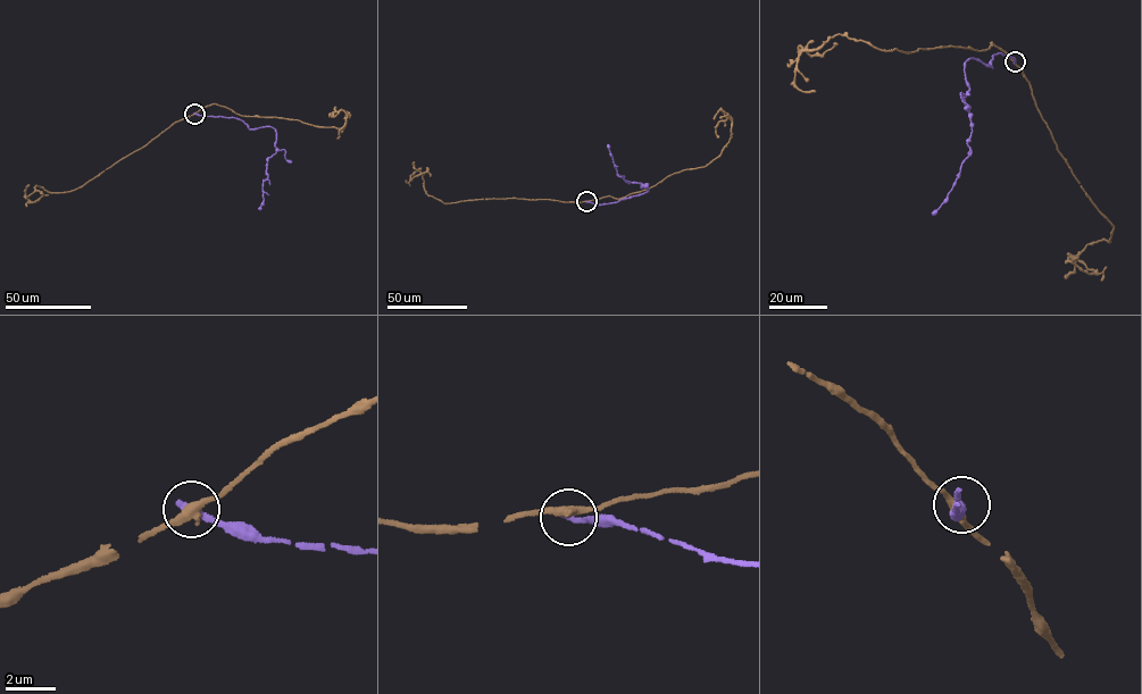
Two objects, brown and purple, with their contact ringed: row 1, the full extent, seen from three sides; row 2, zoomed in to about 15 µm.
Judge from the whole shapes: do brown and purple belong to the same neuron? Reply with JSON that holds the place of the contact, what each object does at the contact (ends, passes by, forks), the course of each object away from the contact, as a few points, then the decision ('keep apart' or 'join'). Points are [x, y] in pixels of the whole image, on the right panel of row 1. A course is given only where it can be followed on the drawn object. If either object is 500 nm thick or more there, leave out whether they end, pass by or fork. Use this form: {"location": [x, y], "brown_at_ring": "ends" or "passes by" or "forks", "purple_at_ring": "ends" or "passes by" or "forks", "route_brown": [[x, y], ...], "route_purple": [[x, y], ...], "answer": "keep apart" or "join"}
{"location": [1015, 61], "brown_at_ring": "passes by", "purple_at_ring": "ends", "route_brown": [[1015, 61], [992, 42], [985, 50], [908, 52], [838, 34], [815, 49], [799, 47], [819, 56], [836, 43]], "route_purple": [[1015, 61], [1000, 52], [992, 55], [991, 66], [973, 57], [965, 61], [970, 152], [932, 215]], "answer": "keep apart"}

